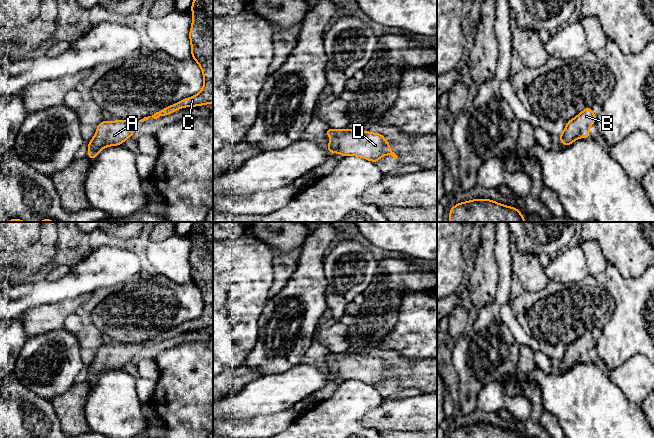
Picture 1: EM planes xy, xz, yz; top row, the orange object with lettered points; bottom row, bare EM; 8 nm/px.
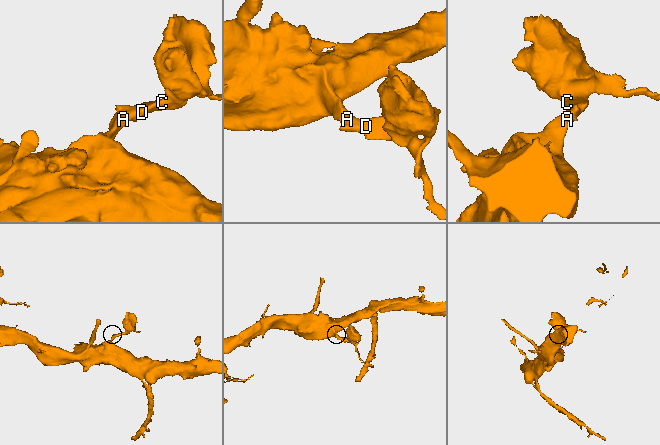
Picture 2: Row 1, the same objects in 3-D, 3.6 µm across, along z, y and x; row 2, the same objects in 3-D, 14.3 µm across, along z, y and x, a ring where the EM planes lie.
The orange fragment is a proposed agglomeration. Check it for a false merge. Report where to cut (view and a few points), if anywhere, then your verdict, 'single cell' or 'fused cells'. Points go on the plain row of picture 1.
no cut; single cell

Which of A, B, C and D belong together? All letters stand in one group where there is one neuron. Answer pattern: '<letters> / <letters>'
A B C D

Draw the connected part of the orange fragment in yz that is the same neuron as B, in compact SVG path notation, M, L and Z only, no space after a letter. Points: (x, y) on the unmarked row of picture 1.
M586 331L576 341L567 345L566 351L560 360L562 369L570 370L578 362L592 362L589 358L589 351L596 346L597 340L591 331Z

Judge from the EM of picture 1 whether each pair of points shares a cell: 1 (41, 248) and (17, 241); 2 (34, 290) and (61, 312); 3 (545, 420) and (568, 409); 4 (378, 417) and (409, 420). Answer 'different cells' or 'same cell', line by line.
1: different cells
2: different cells
3: different cells
4: same cell

